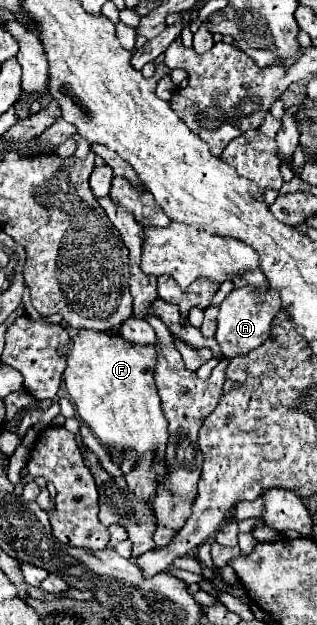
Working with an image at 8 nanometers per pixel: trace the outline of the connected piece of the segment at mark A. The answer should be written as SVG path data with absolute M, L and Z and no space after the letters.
M241 287L233 289L221 303L219 307L219 317L217 317L217 333L215 339L221 349L221 357L233 359L239 355L247 355L249 351L257 349L263 345L269 337L271 331L271 321L279 311L279 295L267 291L263 299L257 299L253 295L251 287Z

